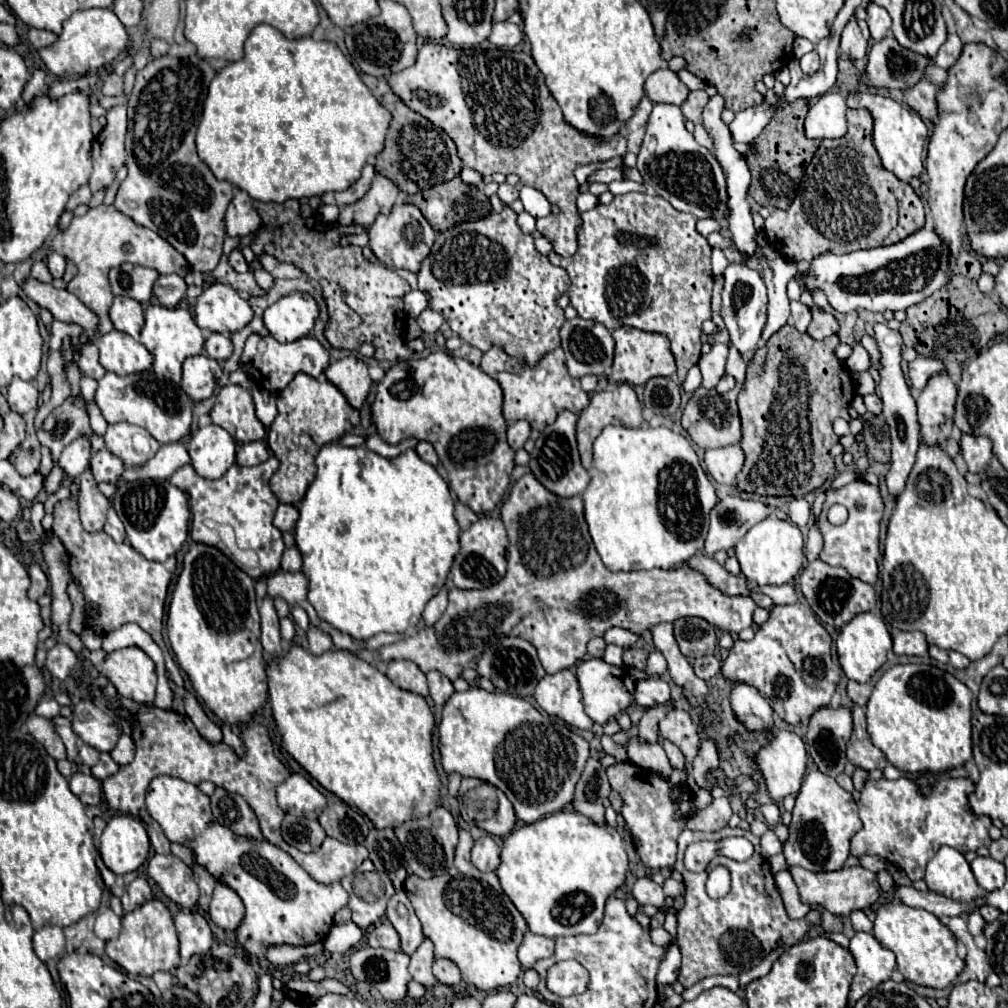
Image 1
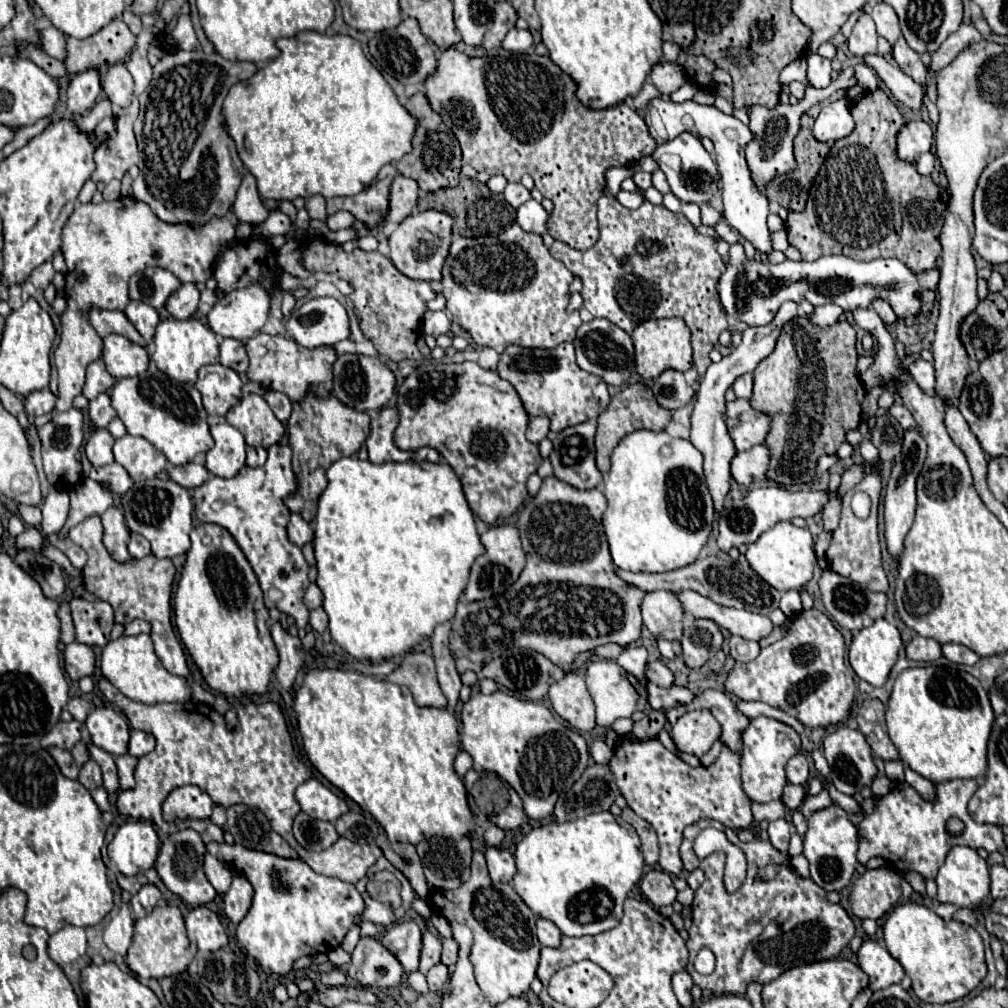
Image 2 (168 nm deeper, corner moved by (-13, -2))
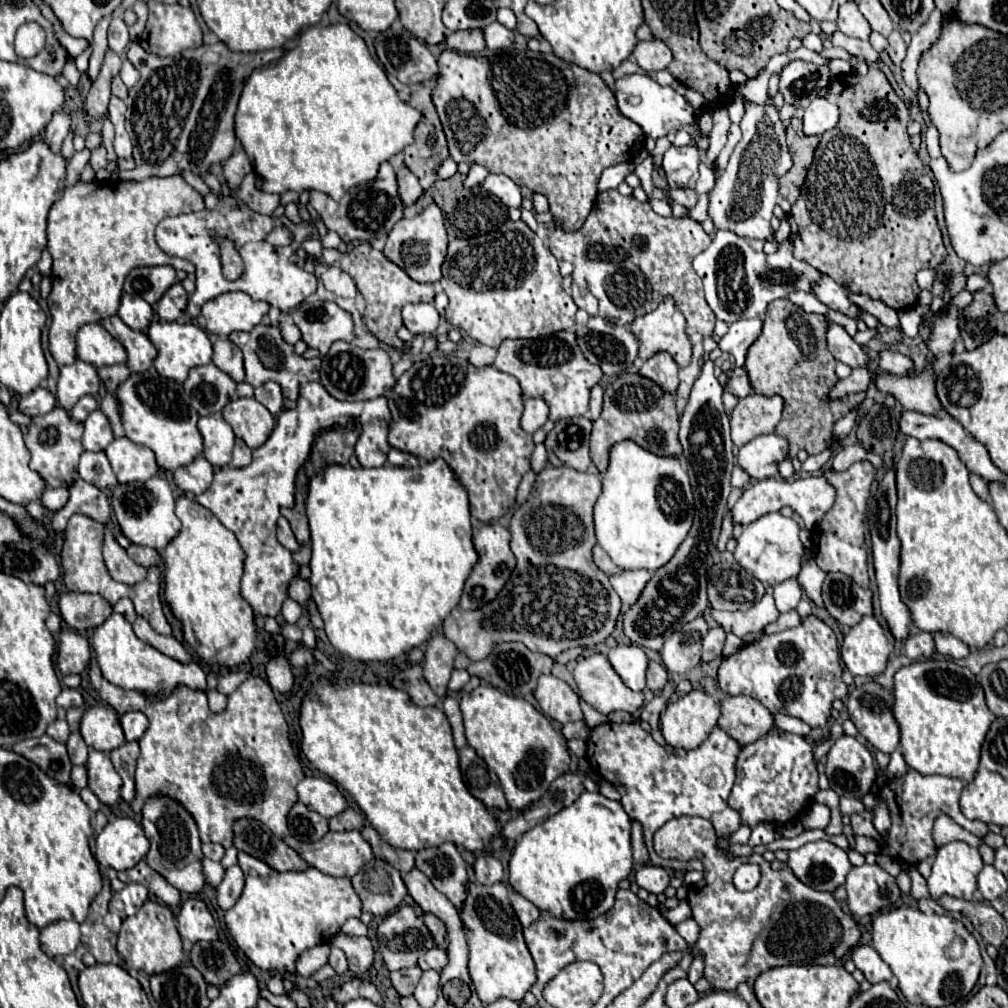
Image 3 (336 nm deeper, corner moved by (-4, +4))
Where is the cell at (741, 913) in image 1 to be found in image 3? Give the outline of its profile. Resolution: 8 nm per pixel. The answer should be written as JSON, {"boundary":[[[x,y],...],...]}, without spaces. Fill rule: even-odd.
{"boundary":[[[680,816],[680,818],[668,820],[668,822],[666,822],[664,826],[660,826],[660,830],[656,830],[656,834],[654,834],[654,850],[656,850],[658,856],[692,856],[692,858],[702,860],[702,864],[704,864],[704,878],[702,878],[696,886],[690,886],[690,890],[688,890],[688,904],[690,904],[690,908],[692,908],[692,918],[700,924],[700,938],[698,938],[698,942],[696,942],[696,946],[694,946],[694,952],[704,952],[704,962],[706,962],[704,978],[706,978],[716,990],[734,992],[736,986],[738,986],[740,982],[746,982],[748,986],[752,986],[754,980],[760,976],[760,972],[766,972],[768,968],[776,968],[776,966],[788,966],[788,964],[820,964],[820,966],[830,966],[830,964],[836,964],[836,962],[842,960],[842,958],[860,942],[860,938],[862,938],[862,932],[858,930],[856,920],[854,920],[852,916],[848,916],[848,914],[842,910],[840,902],[838,902],[830,892],[812,890],[810,886],[802,884],[788,868],[772,870],[770,864],[768,864],[762,856],[758,856],[758,854],[752,854],[750,858],[738,856],[738,858],[734,858],[734,860],[726,860],[726,850],[718,850],[718,842],[716,842],[714,828],[712,828],[712,824],[710,824],[708,820],[704,820],[704,818],[698,818],[698,816]],[[748,860],[756,860],[756,862],[758,862],[760,872],[762,872],[762,878],[760,878],[760,882],[758,882],[758,886],[756,886],[754,890],[750,890],[750,892],[740,892],[740,890],[732,884],[732,876],[734,876],[736,868],[738,868],[740,864],[748,862]]]}

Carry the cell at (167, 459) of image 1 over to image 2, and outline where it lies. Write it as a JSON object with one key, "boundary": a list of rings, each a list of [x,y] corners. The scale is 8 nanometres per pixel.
{"boundary":[[[189,462],[189,464],[183,464],[183,466],[171,466],[167,470],[167,474],[173,482],[181,484],[183,488],[197,488],[207,480],[205,466],[195,464],[195,462]]]}

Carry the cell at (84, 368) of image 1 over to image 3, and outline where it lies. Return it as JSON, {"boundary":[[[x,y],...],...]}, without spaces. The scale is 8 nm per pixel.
{"boundary":[[[74,360],[74,364],[60,368],[56,396],[64,410],[70,410],[86,394],[96,396],[98,390],[100,390],[100,378],[92,364]]]}

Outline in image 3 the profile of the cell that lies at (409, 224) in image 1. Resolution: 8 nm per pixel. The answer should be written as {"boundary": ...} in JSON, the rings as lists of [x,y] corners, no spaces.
{"boundary":[[[430,204],[416,218],[402,218],[390,232],[384,256],[400,266],[416,282],[438,282],[442,278],[442,264],[446,260],[448,234],[444,228],[444,216],[436,204]]]}

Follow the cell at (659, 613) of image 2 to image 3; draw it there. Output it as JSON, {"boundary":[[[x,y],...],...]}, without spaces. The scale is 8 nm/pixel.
{"boundary":[[[624,570],[620,574],[610,576],[612,588],[618,592],[622,602],[628,606],[632,606],[638,600],[648,580],[650,580],[650,574],[646,570]]]}

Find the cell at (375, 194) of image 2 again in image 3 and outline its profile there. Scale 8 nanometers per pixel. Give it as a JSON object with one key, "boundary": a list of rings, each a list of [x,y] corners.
{"boundary":[[[386,162],[380,166],[378,176],[372,182],[354,186],[340,200],[332,200],[324,192],[310,192],[310,204],[322,216],[328,230],[336,232],[346,244],[350,242],[370,242],[374,238],[386,238],[394,224],[404,216],[404,204],[400,202],[394,168]]]}

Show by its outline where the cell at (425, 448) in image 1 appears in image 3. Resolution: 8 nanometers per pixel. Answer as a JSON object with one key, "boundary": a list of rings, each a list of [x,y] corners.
{"boundary":[[[390,448],[390,452],[388,452],[388,462],[390,462],[392,466],[418,466],[418,464],[420,464],[420,460],[418,460],[416,456],[406,454],[406,452],[400,452],[400,450],[396,450],[396,448]]]}

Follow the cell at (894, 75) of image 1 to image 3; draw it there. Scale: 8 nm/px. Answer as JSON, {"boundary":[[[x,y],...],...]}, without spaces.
{"boundary":[[[892,32],[890,36],[888,36],[888,42],[890,42],[890,46],[888,46],[888,54],[890,54],[890,60],[898,66],[902,60],[904,60],[904,54],[906,54],[906,44],[904,44],[904,40],[902,40],[902,36],[900,36],[900,32]]]}

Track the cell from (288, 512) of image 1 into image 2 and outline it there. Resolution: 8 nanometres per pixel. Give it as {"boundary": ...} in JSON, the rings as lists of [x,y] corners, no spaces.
{"boundary":[[[291,514],[287,532],[289,532],[289,540],[297,546],[303,546],[303,544],[313,540],[313,528],[307,520],[301,518],[301,514]]]}

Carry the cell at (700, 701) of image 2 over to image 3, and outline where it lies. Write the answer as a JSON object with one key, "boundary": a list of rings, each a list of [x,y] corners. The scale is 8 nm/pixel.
{"boundary":[[[728,696],[720,702],[720,710],[722,716],[718,720],[718,726],[744,746],[756,742],[772,728],[776,728],[774,714],[766,710],[756,698]]]}

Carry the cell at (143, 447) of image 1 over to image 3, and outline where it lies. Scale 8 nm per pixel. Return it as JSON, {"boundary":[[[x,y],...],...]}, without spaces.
{"boundary":[[[116,438],[108,448],[106,456],[116,472],[120,484],[126,482],[144,482],[158,474],[158,464],[154,452],[146,446],[134,444],[128,438]]]}

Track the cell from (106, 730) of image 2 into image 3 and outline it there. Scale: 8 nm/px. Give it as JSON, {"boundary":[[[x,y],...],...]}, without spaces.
{"boundary":[[[94,706],[86,710],[80,724],[80,732],[86,744],[100,752],[110,752],[126,744],[118,712],[110,706]]]}

